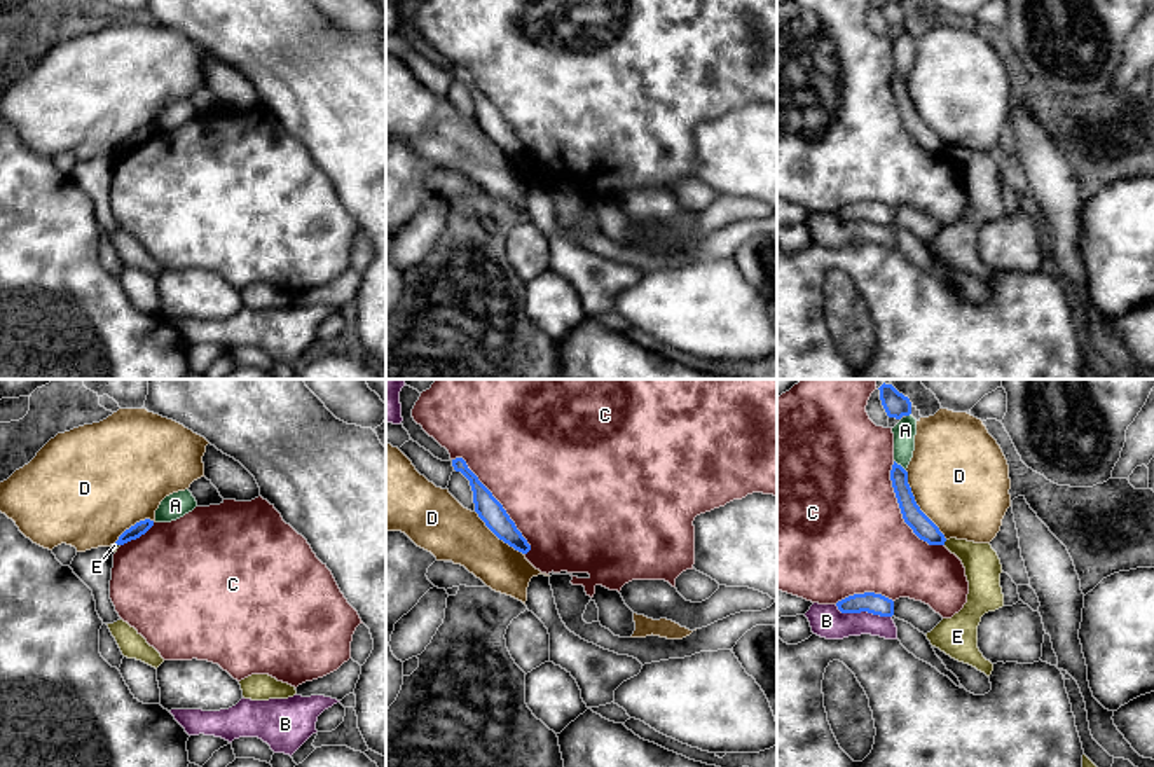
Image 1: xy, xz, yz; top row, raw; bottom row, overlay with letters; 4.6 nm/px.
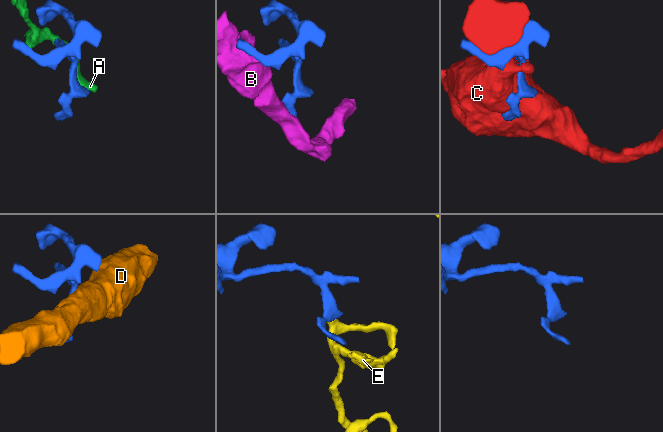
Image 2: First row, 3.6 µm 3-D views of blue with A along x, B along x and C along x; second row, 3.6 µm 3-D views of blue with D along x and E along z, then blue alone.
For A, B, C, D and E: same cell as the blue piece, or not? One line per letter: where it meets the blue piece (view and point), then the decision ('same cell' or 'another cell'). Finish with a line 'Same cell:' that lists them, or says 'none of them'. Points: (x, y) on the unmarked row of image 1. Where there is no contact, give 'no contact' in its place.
A: meets blue in yz at (899, 74); another cell
B: meets blue in yz at (863, 219); another cell
C: meets blue in xz at (498, 110); another cell
D: meets blue in yz at (917, 114); another cell
E: meets blue in yz at (945, 149); another cell
Same cell: none of them

